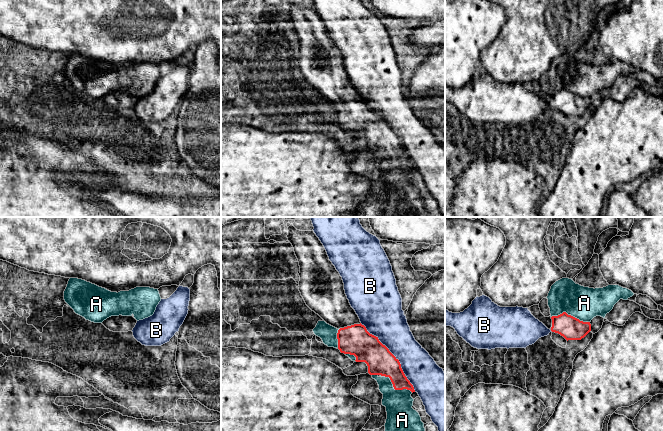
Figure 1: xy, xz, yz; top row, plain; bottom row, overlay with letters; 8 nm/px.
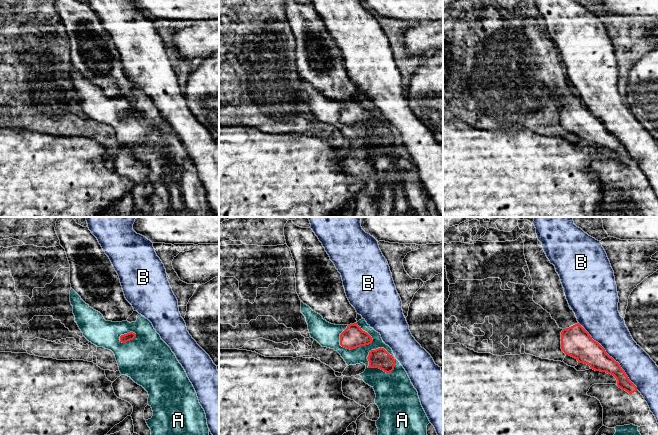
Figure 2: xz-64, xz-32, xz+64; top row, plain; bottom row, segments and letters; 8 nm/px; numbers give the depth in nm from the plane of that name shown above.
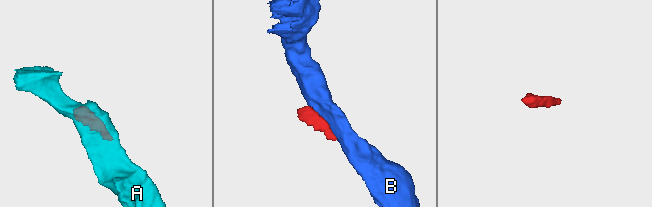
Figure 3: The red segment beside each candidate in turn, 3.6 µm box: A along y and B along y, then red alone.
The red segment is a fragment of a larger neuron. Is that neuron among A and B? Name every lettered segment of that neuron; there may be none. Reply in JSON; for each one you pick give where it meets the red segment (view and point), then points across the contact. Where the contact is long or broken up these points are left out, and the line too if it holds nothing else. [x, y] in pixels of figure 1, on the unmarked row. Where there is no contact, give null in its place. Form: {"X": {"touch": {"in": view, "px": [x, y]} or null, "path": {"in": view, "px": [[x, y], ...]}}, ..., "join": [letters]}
{"join": []}

